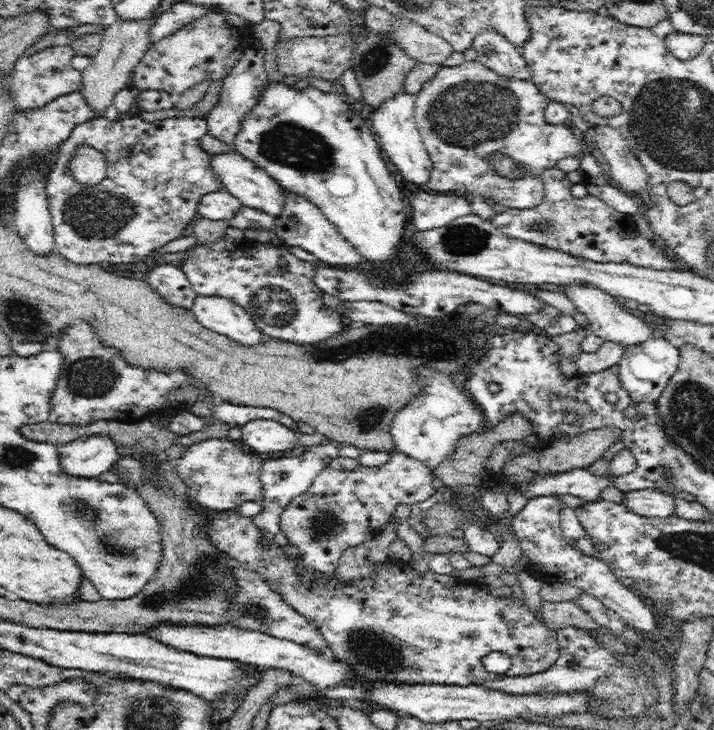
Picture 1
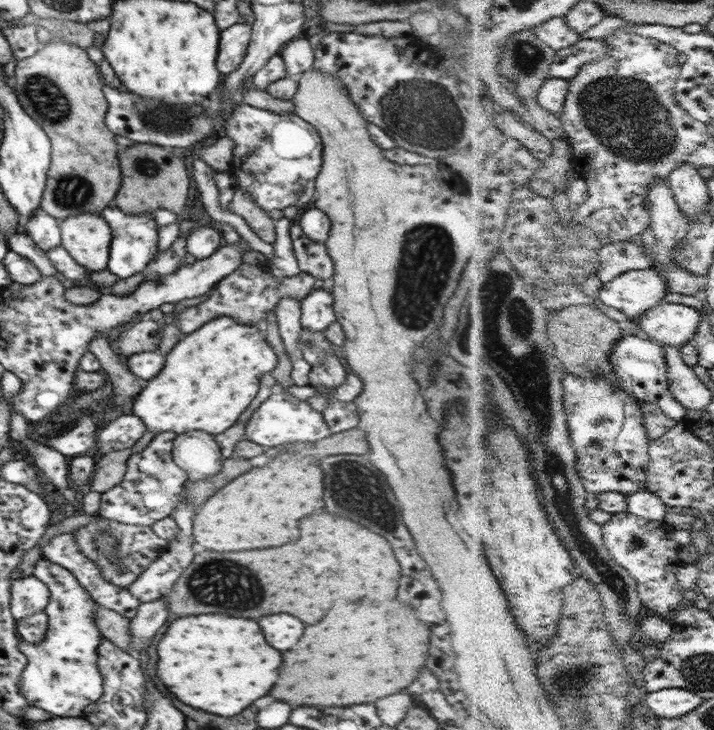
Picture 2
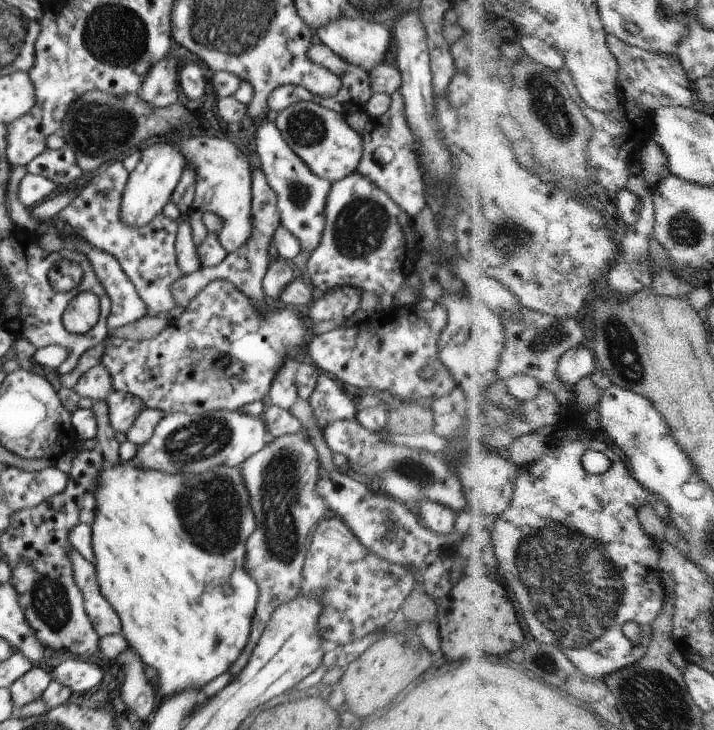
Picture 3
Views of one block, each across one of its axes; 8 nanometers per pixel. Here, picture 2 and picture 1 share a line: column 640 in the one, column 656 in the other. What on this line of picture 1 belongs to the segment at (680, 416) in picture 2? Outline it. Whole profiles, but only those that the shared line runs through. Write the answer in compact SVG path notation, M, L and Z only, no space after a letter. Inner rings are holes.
M656 332L647 340L626 346L618 365L621 372L621 383L629 389L634 404L643 401L657 401L668 378L676 372L678 349L666 340L662 333Z

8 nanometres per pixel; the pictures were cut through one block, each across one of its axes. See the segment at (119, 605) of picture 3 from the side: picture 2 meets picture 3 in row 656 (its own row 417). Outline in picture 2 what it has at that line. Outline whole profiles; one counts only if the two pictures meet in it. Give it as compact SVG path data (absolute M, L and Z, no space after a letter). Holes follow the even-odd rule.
M219 316L204 324L198 332L184 336L166 356L166 364L160 374L148 382L148 386L133 400L132 414L139 416L147 429L160 435L161 432L180 434L188 431L204 431L217 435L230 428L249 407L260 390L260 376L276 368L278 355L265 340L260 326L238 324L231 316Z

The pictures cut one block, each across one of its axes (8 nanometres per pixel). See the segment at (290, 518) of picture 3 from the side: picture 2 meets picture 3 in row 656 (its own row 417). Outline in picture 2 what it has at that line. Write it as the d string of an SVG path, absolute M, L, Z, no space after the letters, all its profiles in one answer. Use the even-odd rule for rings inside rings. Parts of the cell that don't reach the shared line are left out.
M266 380L266 382L262 384L262 388L258 391L257 396L252 400L249 407L237 418L237 421L224 432L214 435L215 441L218 443L222 456L225 459L235 456L233 450L238 441L244 440L245 424L248 422L248 419L264 400L267 400L274 394L274 392L270 391L272 384L274 384L274 380L270 380L270 384L268 384L268 380Z

